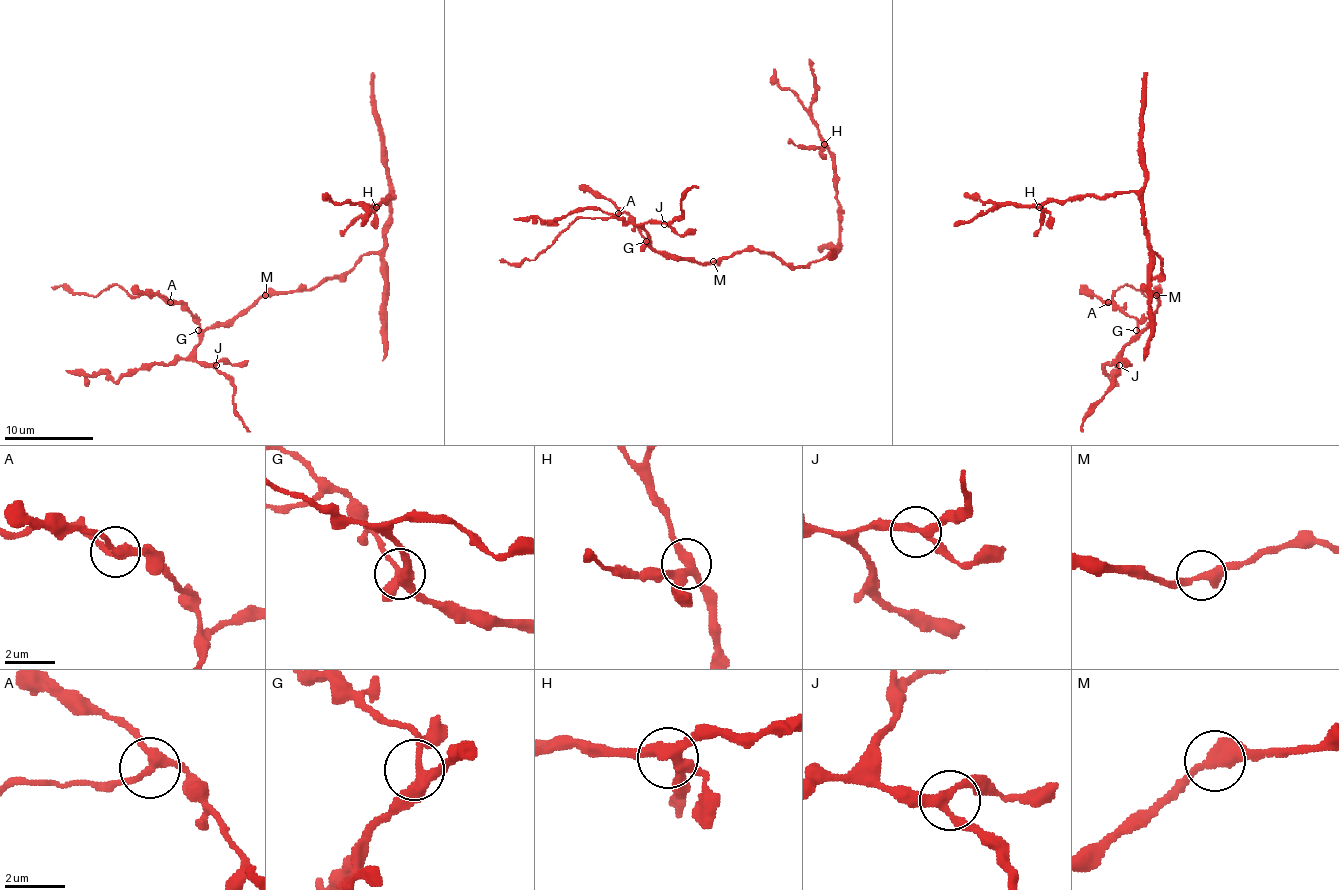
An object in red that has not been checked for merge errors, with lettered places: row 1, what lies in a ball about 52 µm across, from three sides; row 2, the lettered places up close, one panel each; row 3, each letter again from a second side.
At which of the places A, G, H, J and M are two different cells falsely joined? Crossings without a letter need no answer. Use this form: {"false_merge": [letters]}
{"false_merge": ["A"]}

